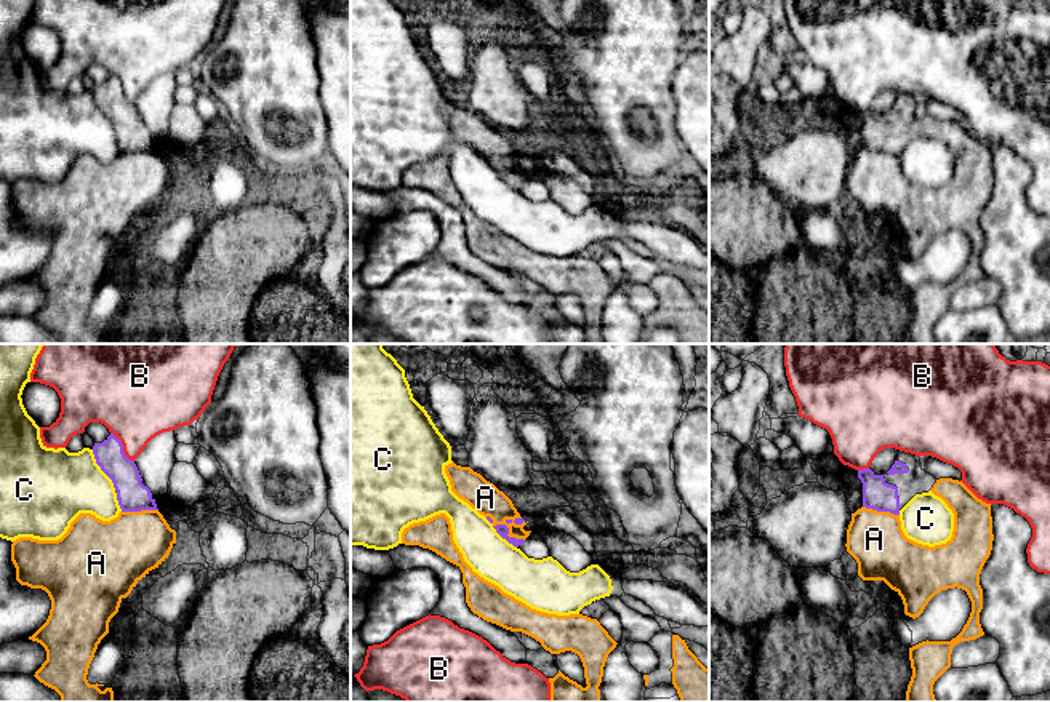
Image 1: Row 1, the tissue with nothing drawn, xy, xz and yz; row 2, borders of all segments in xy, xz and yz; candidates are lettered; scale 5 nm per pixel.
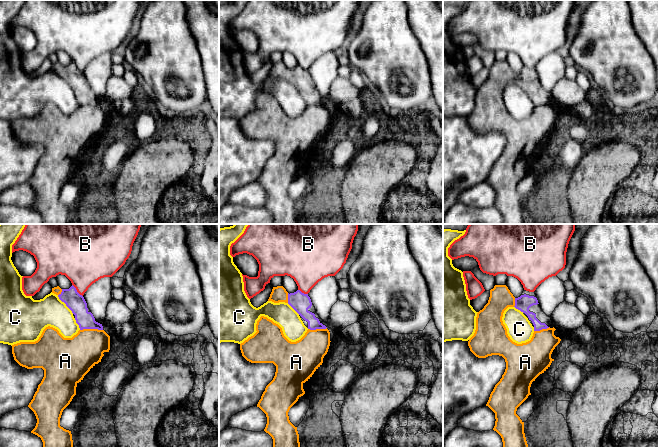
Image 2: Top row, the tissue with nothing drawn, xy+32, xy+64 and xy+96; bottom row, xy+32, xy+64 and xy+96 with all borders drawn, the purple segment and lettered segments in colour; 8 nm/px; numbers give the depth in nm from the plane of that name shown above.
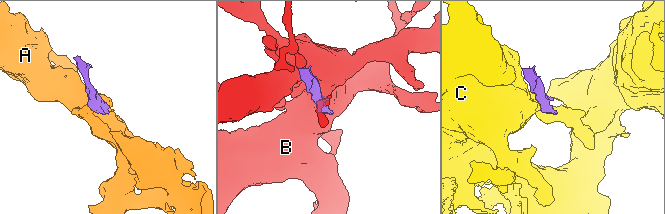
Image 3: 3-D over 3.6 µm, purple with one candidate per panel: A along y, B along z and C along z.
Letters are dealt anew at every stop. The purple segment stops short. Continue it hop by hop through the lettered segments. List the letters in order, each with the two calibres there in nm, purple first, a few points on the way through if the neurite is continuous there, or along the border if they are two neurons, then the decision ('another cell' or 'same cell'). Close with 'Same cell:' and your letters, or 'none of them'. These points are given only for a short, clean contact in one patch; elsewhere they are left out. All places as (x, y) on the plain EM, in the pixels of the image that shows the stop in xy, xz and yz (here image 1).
A: 60/160 nm | same cell
B: 160/400 nm | another cell
C: 160/380 nm | another cell
Same cell: A

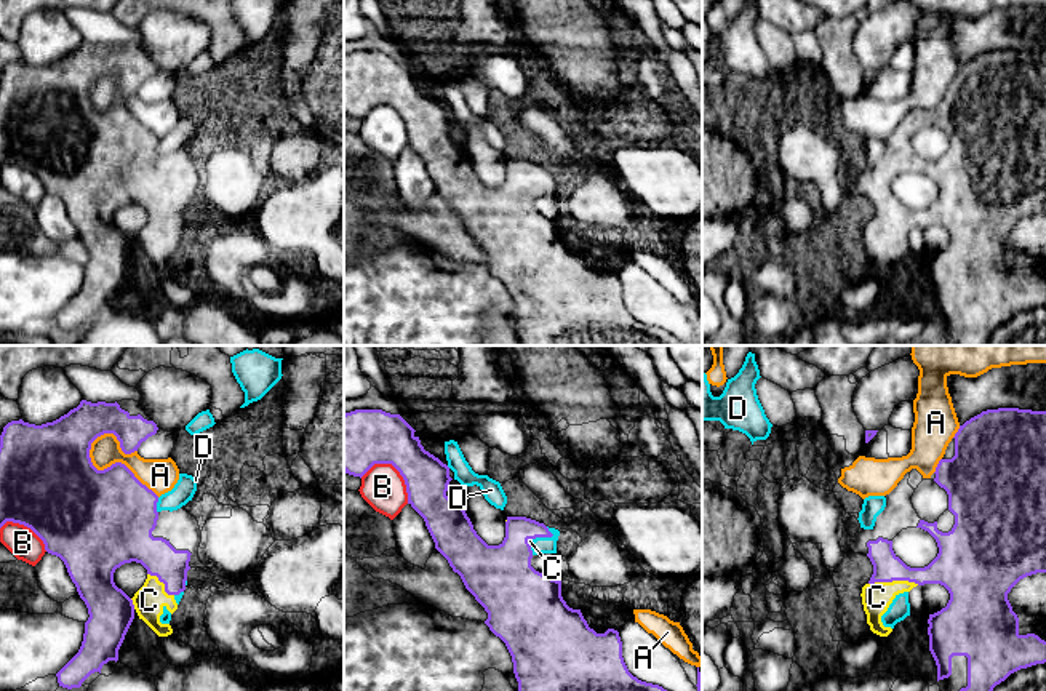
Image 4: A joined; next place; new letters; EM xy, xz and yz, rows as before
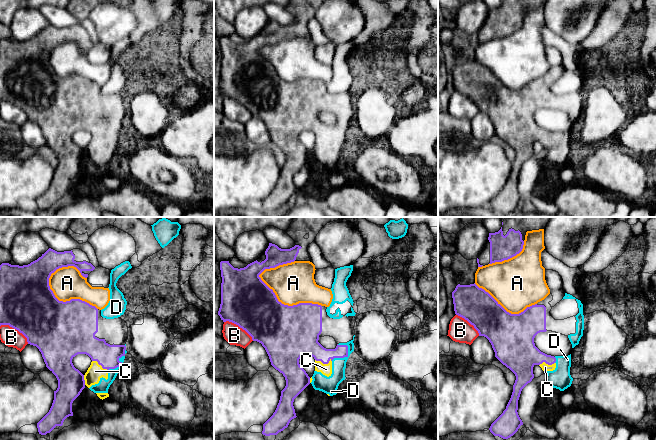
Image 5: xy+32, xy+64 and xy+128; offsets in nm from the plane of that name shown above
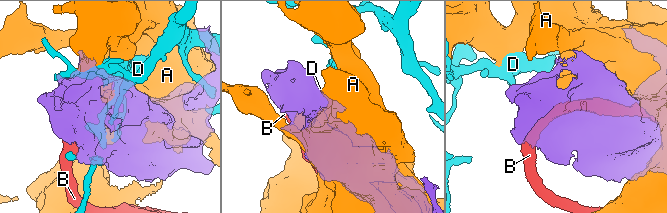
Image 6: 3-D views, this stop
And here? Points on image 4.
A: 420/170 nm | another cell
B: 300/220 nm | another cell
C: 150/150 nm | across yz (942, 211), (931, 216), (894, 221), (877, 239) | same cell
D: 260/80 nm | another cell
Same cell: C

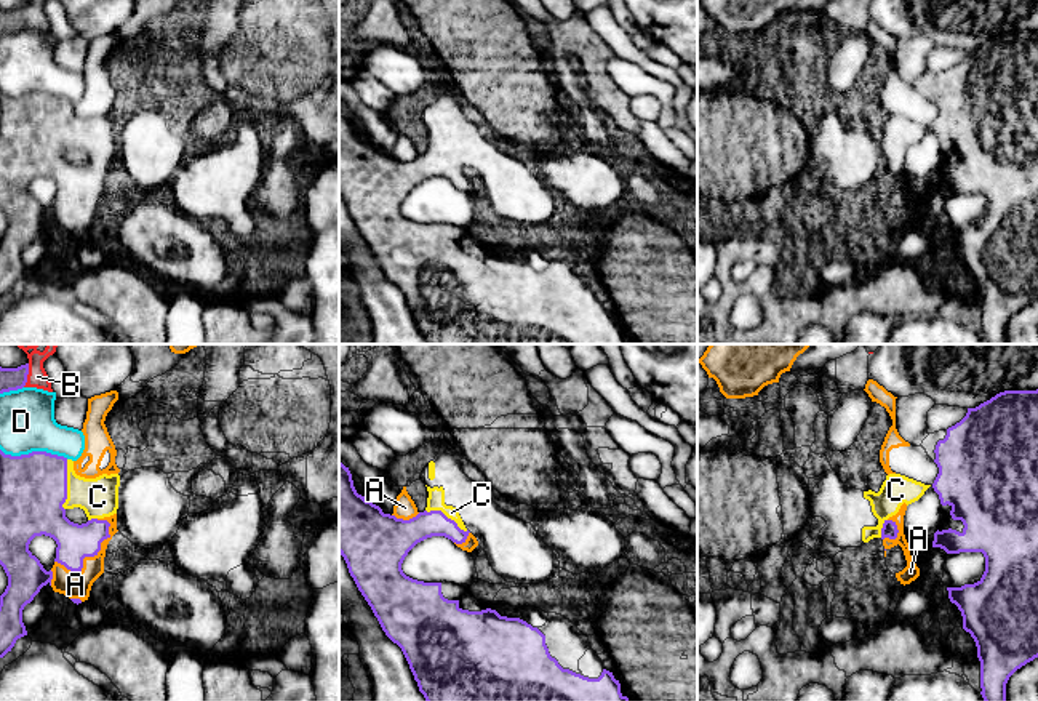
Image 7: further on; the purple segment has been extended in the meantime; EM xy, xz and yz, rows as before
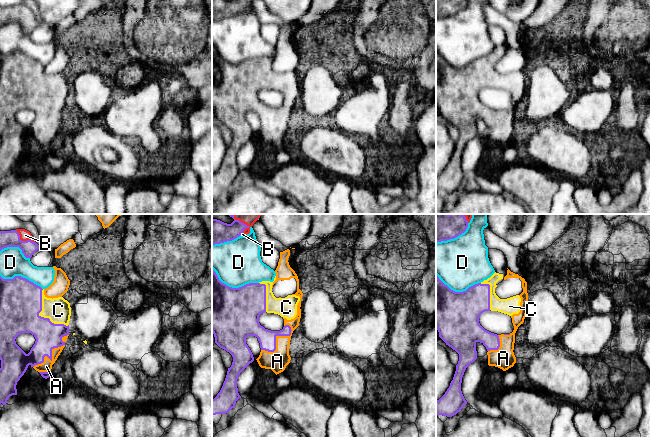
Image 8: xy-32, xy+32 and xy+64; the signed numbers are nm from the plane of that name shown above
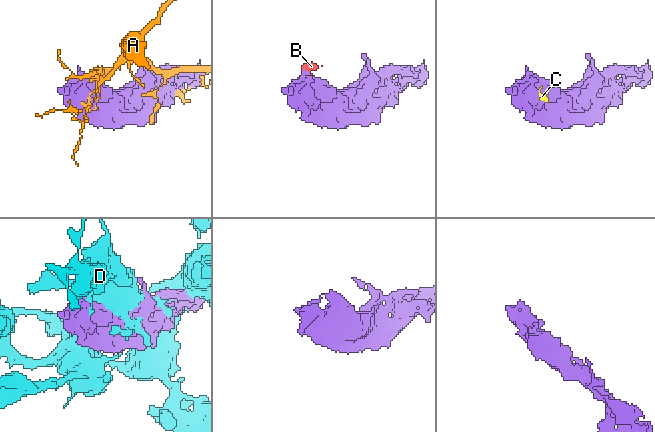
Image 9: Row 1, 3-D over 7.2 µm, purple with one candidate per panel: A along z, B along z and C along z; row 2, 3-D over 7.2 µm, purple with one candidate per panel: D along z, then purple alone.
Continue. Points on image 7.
A: 180/140 nm | another cell
B: 110/100 nm | same cell
C: 340/190 nm | same cell
D: 340/280 nm | another cell
Same cell: B, C

